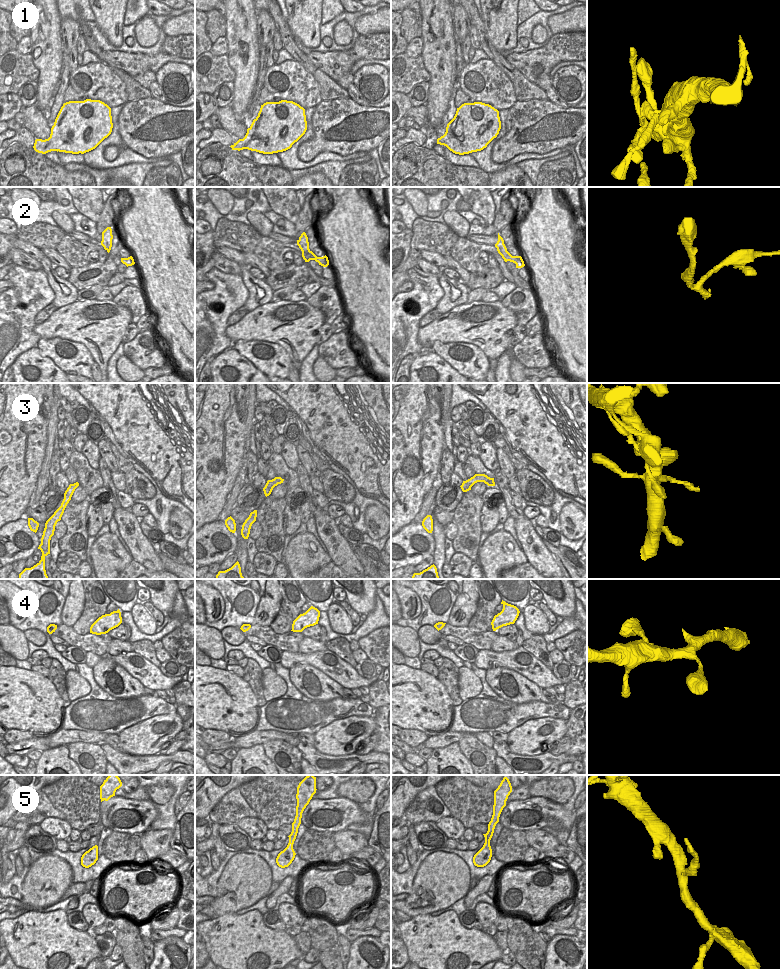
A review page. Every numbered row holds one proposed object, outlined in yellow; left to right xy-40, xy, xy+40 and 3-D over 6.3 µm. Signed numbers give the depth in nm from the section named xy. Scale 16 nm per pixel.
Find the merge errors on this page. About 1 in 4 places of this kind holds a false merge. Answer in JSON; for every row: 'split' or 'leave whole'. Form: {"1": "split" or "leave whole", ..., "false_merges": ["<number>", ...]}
{"1": "leave whole", "2": "split", "3": "leave whole", "4": "leave whole", "5": "leave whole", "false_merges": ["2"]}

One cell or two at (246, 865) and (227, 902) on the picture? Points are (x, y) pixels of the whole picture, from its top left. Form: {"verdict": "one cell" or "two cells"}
{"verdict": "one cell"}

